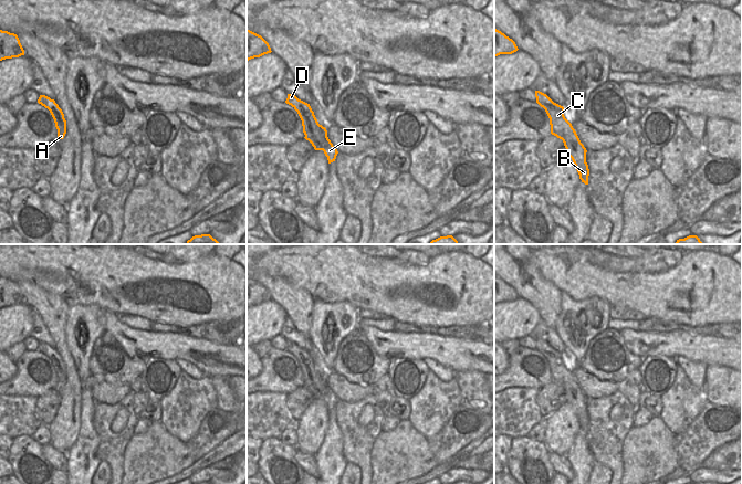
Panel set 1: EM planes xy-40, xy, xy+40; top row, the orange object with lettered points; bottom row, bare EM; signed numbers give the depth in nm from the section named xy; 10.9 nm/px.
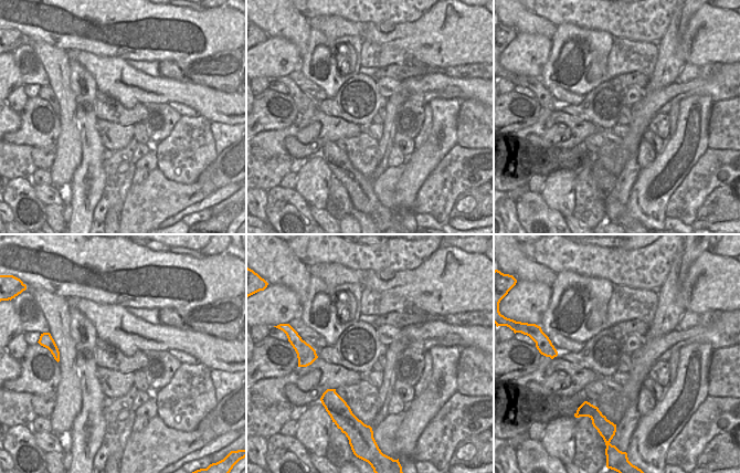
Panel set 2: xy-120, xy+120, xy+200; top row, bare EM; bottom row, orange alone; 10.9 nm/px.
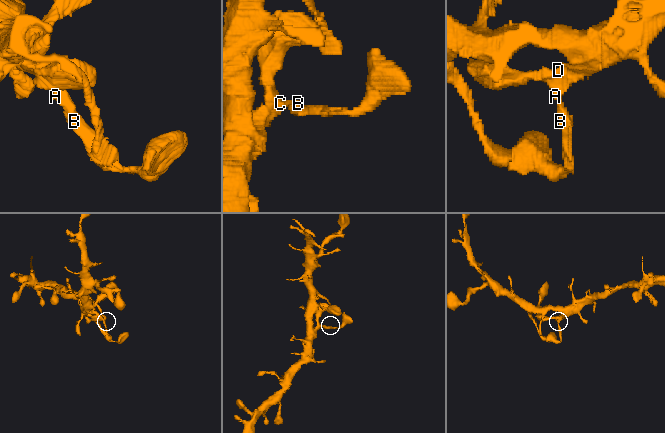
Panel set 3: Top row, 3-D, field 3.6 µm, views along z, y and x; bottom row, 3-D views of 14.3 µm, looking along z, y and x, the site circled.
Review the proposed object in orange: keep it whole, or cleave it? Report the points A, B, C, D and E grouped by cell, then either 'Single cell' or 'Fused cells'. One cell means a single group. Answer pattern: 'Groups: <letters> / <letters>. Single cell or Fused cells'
Groups: A B C D E. Single cell

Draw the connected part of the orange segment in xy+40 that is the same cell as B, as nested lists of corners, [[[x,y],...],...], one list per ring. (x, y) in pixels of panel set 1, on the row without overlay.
[[[535,338],[536,350],[550,366],[551,381],[562,387],[567,402],[572,406],[579,427],[588,432],[589,417],[586,410],[586,396],[581,390],[572,371],[564,364],[564,355],[554,350],[546,341]]]

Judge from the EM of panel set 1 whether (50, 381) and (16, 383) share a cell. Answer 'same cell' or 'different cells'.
same cell

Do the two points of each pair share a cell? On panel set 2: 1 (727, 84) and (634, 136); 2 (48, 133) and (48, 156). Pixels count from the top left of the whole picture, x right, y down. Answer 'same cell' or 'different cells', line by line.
1: same cell
2: different cells

